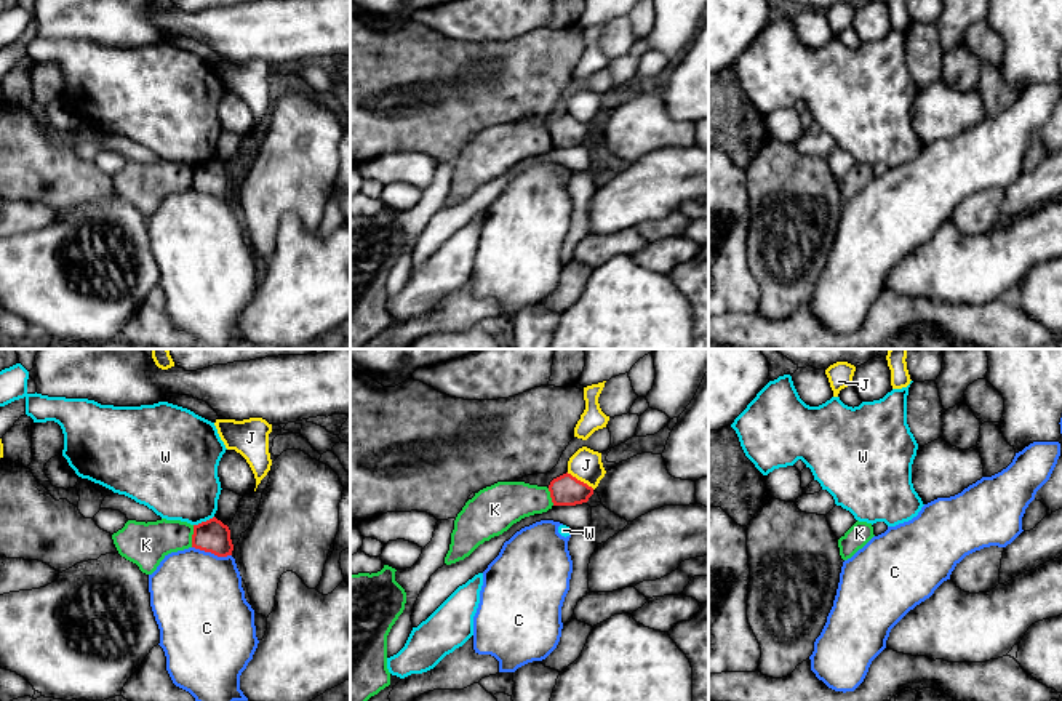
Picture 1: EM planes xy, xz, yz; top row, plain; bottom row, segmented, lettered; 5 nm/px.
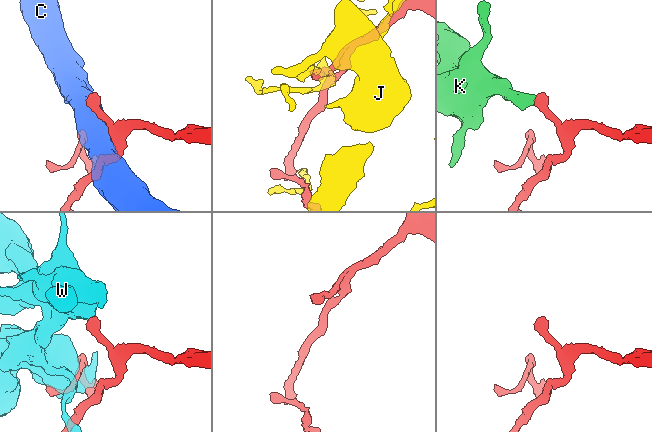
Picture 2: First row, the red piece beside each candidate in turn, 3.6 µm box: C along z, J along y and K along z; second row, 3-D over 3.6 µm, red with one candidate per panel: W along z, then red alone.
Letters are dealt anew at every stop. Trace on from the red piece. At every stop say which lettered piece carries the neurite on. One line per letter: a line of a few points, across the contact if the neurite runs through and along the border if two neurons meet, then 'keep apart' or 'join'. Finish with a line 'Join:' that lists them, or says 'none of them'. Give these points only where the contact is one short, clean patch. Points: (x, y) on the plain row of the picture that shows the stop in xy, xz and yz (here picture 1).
C: keep apart
J: keep apart
K: line xy (194, 167), (191, 188); keep apart
W: keep apart
Join: none of them

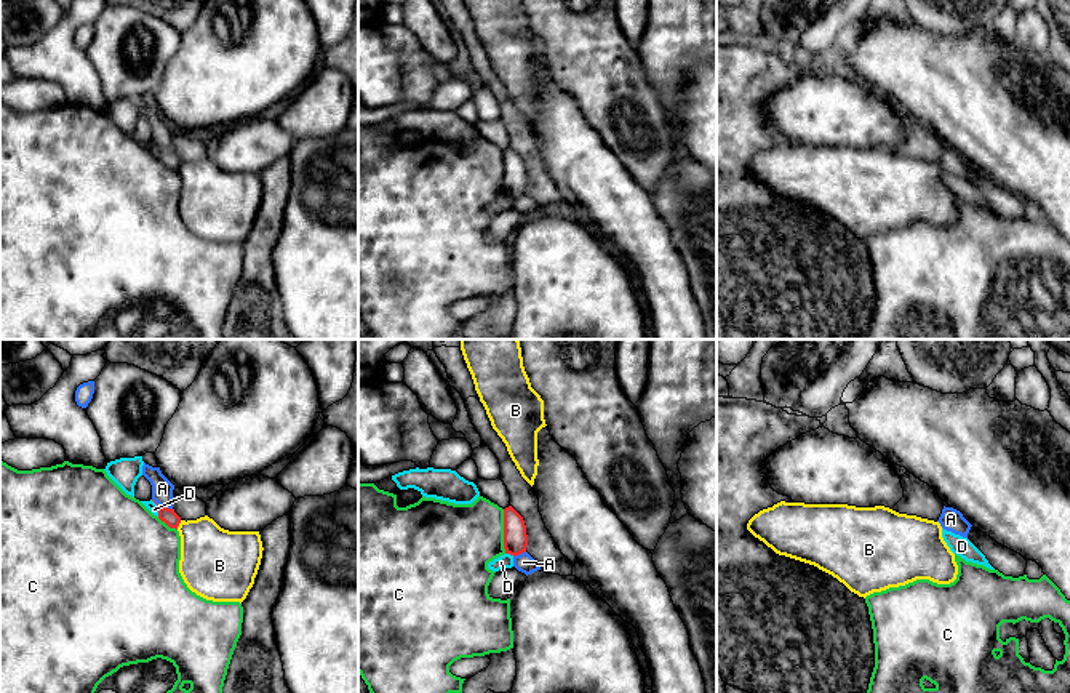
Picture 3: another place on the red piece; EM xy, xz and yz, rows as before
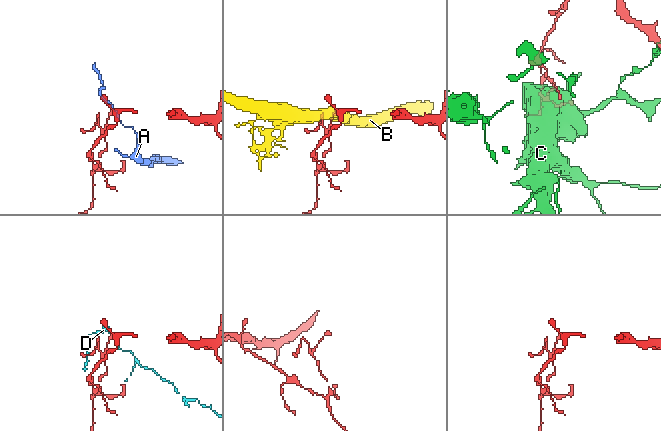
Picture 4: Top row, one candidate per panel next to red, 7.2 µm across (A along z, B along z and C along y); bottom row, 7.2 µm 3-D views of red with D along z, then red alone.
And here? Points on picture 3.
A: line xy (152, 140), (171, 151); keep apart
B: keep apart
C: keep apart
D: line xz (506, 194), (514, 197); keep apart
Join: none of them

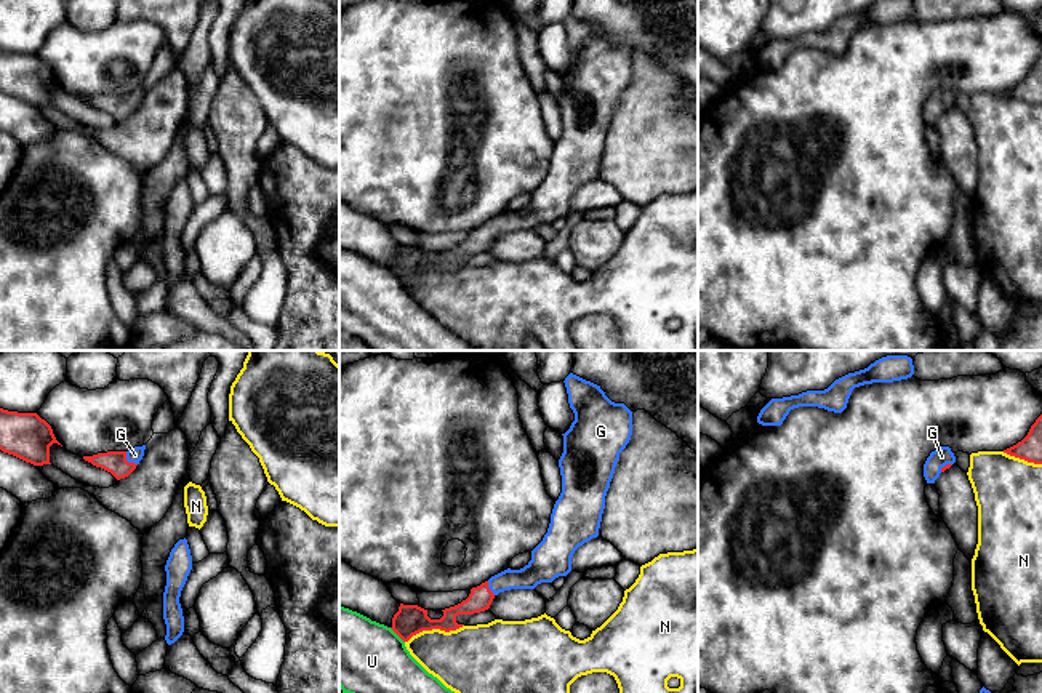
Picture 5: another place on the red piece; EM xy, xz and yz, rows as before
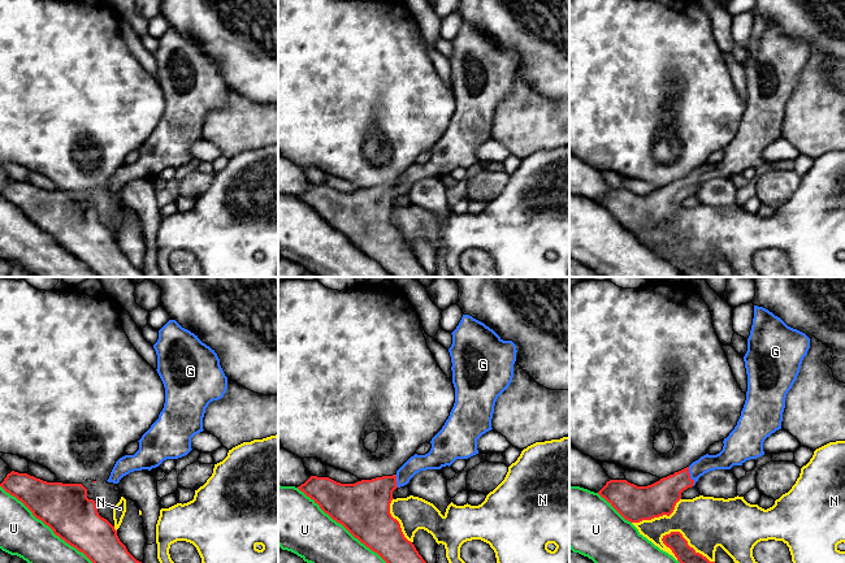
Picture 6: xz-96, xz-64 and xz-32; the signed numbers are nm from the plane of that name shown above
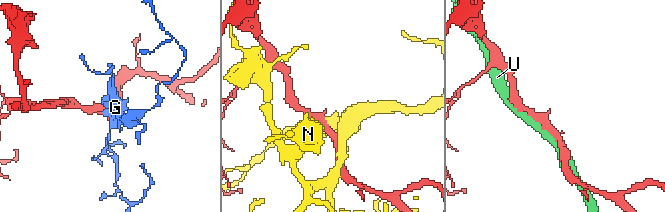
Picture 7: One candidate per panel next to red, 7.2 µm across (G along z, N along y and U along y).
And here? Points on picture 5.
G: line xy (116, 104), (127, 103), (135, 96); join
N: keep apart
U: keep apart
Join: G

